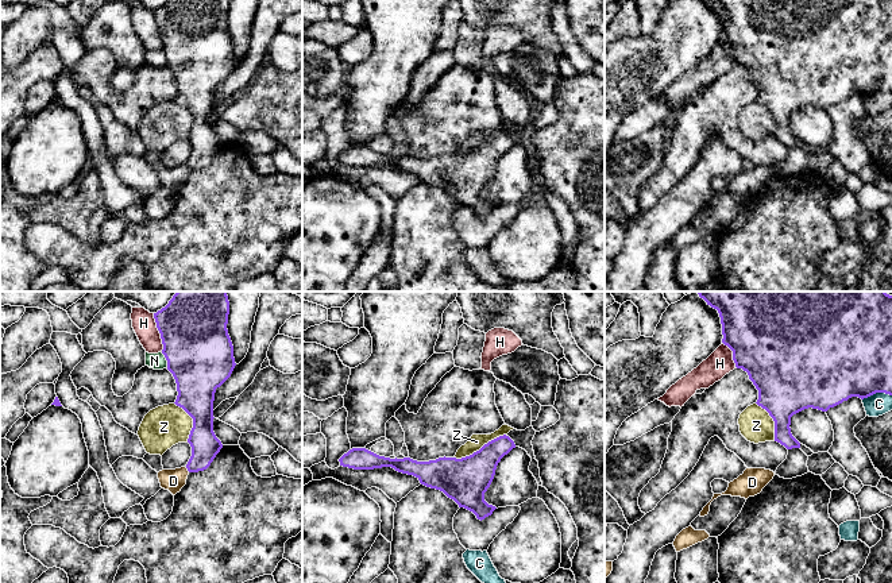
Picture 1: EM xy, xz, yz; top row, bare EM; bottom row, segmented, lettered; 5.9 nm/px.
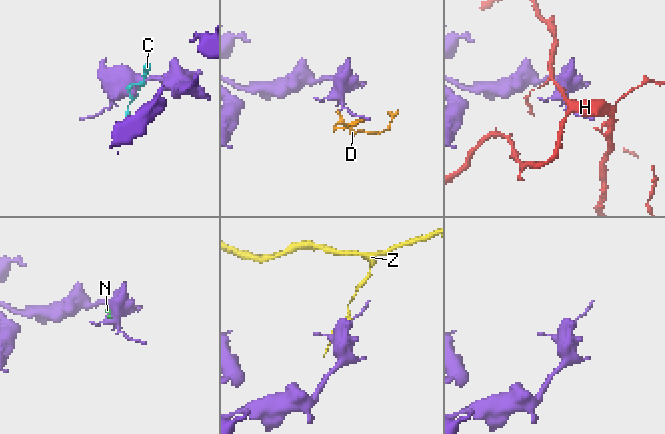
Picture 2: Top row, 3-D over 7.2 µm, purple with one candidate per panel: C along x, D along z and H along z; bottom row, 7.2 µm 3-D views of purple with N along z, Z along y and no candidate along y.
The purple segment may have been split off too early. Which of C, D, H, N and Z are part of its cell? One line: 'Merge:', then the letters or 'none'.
Merge: none

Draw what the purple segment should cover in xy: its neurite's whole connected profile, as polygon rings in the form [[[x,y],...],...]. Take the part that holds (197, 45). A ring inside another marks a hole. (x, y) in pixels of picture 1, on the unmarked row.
[[[169,0],[154,11],[163,42],[162,51],[177,81],[178,93],[174,101],[193,116],[188,136],[192,144],[186,162],[189,170],[206,167],[223,146],[213,130],[213,99],[216,86],[231,74],[236,63],[227,27],[228,12],[229,0]]]

